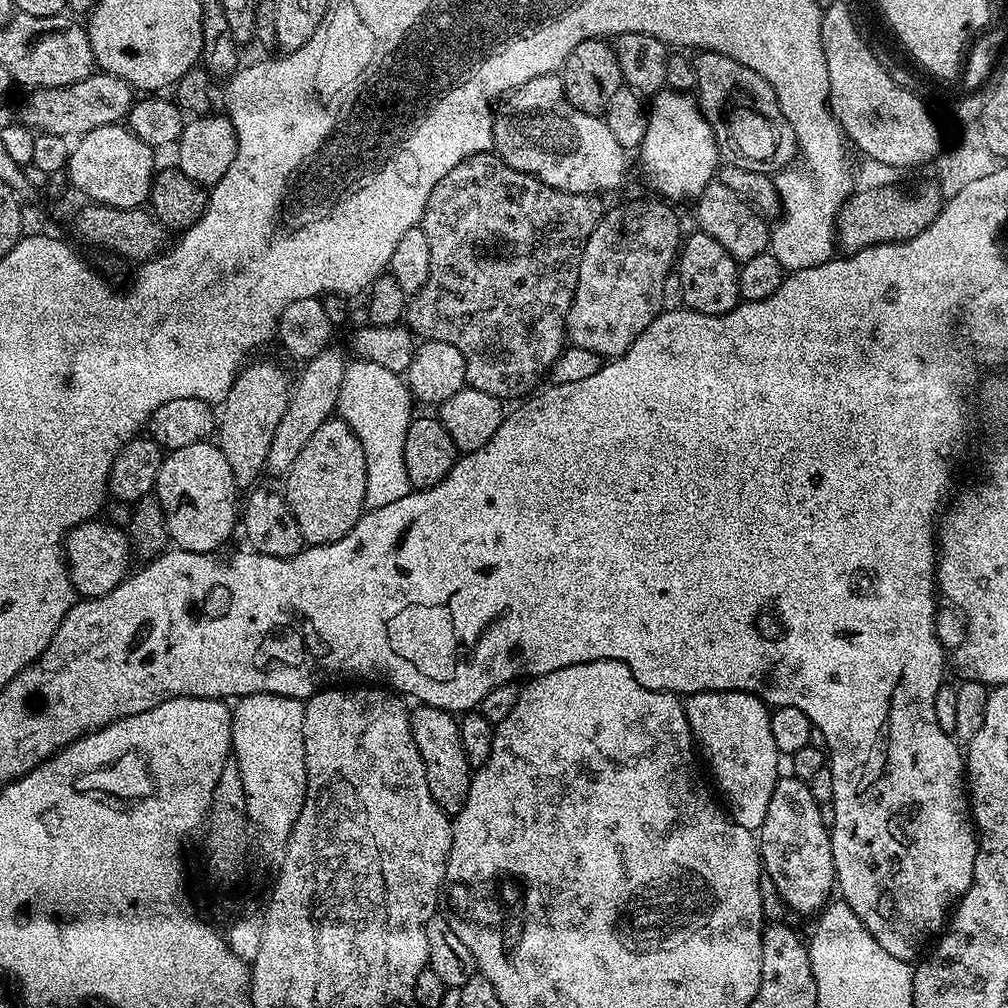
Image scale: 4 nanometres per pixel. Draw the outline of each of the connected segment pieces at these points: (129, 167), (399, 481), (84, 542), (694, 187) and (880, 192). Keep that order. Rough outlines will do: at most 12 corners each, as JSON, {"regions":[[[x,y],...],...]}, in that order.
{"regions":[[[123,123],[83,133],[71,187],[115,208],[149,203],[154,149]],[[347,365],[335,411],[364,451],[365,509],[414,486],[406,430],[414,397],[401,373]],[[84,520],[64,537],[72,585],[110,594],[133,567],[121,525]],[[661,90],[638,149],[665,201],[695,201],[720,147],[695,95]],[[932,182],[912,194],[859,189],[836,217],[851,254],[909,240],[940,213]]]}

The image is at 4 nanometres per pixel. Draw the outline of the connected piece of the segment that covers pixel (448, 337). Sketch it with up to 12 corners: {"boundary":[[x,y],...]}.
{"boundary":[[474,154],[407,327],[494,398],[566,347],[596,194]]}

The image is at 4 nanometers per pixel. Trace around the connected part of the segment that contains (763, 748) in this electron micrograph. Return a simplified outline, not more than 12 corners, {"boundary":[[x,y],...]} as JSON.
{"boundary":[[696,692],[684,713],[726,811],[759,833],[781,779],[769,705]]}

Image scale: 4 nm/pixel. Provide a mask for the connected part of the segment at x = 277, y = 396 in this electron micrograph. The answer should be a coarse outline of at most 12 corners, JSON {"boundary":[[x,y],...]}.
{"boundary":[[245,363],[218,408],[218,446],[237,485],[265,471],[288,376]]}

